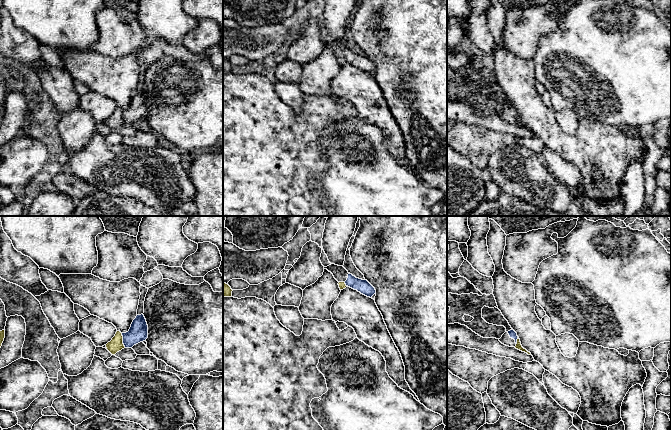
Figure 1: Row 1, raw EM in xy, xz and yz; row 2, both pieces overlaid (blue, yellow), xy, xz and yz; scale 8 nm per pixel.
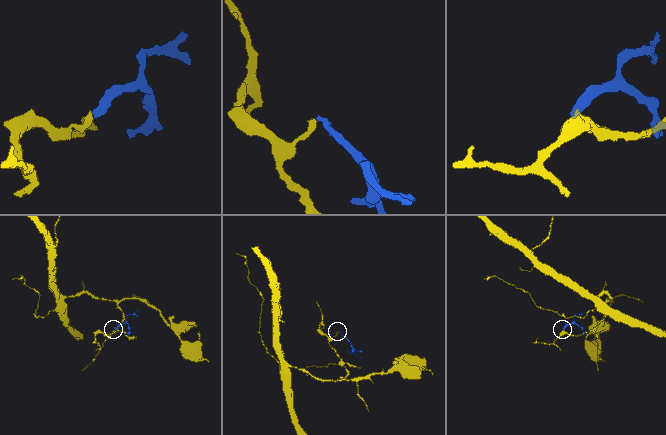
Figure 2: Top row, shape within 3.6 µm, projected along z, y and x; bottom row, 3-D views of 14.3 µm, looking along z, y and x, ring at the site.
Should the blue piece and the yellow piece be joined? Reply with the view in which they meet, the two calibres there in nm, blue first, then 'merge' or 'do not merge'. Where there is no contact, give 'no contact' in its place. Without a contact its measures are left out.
xy | 160/110 nm | do not merge

